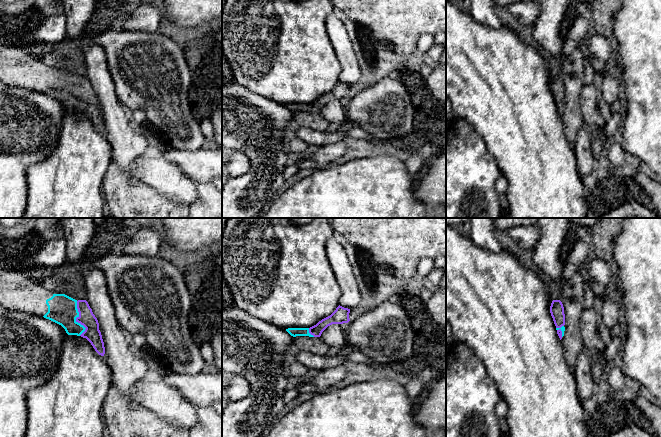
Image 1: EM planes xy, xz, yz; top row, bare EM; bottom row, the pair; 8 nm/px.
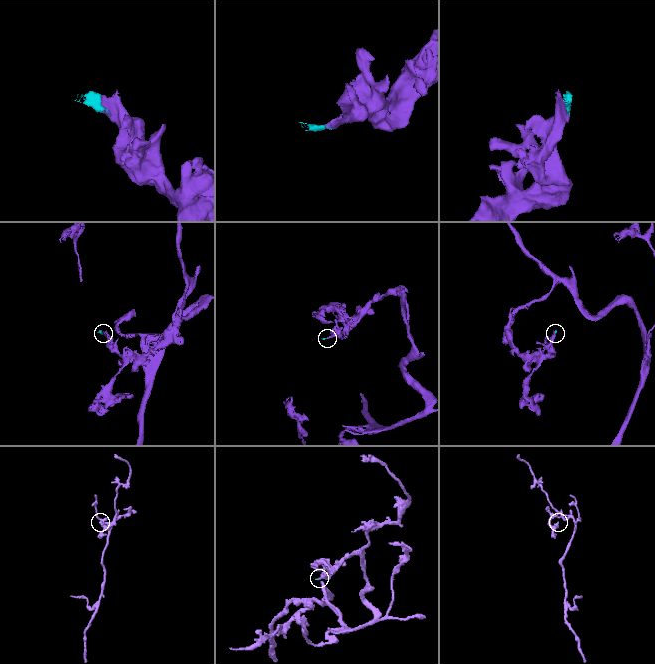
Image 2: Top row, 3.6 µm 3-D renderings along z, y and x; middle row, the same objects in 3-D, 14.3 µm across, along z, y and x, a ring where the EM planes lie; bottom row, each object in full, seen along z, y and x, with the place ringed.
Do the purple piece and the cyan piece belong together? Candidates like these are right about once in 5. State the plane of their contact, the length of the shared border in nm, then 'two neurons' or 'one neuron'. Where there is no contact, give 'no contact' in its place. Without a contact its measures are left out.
meets purple in xy; contact 280 nm long; one neuron

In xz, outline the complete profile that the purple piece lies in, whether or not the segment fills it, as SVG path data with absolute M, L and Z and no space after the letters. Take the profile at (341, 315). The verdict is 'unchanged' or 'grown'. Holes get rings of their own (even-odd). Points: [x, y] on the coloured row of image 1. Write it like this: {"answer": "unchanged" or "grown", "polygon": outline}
{"answer": "grown", "polygon": "M338 306L336 310L328 317L319 321L316 325L310 328L288 328L286 331L293 337L296 336L309 336L320 337L322 332L332 324L348 323L350 309Z"}

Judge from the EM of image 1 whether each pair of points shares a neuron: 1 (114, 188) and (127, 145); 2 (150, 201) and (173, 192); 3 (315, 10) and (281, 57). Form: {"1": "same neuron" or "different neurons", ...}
{"1": "different neurons", "2": "different neurons", "3": "same neuron"}

